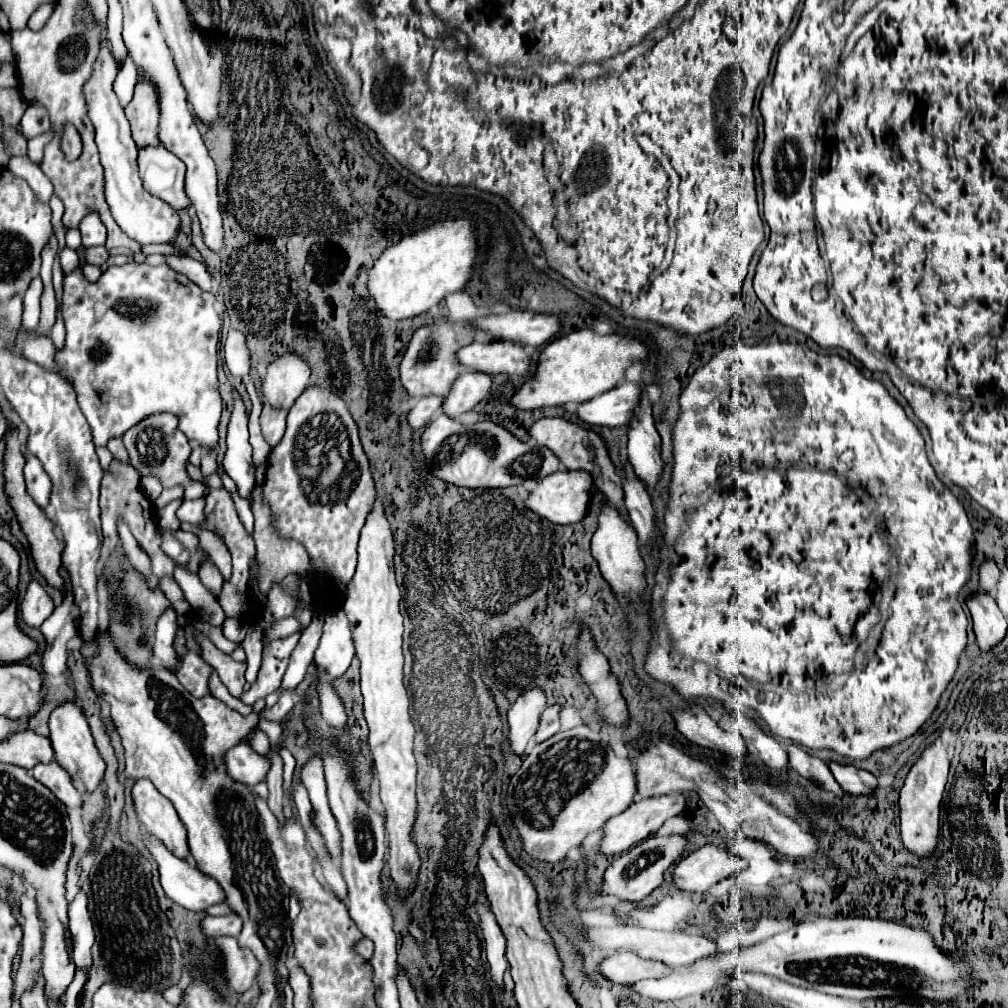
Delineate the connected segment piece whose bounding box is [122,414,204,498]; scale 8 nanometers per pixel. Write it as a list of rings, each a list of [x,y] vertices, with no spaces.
[[[174,414],[150,416],[150,418],[138,422],[138,426],[134,426],[130,432],[126,432],[122,440],[124,440],[126,452],[130,456],[130,464],[132,464],[132,468],[136,468],[136,472],[140,476],[158,476],[164,488],[182,486],[186,498],[202,498],[204,484],[192,480],[186,472],[186,462],[188,462],[192,448],[190,448],[188,438],[178,430],[176,420],[178,418],[174,418]]]

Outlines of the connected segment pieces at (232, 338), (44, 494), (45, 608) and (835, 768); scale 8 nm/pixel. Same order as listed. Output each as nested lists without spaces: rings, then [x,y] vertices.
[[[230,330],[224,344],[224,360],[232,376],[246,376],[250,372],[250,352],[244,334]]]
[[[26,452],[26,466],[24,466],[24,476],[26,476],[26,486],[28,486],[28,494],[34,498],[36,504],[40,504],[42,508],[48,506],[50,502],[50,492],[52,492],[52,480],[50,476],[44,472],[42,464],[38,462],[38,458],[30,456]]]
[[[32,580],[28,584],[28,590],[20,602],[20,620],[32,628],[40,628],[42,622],[52,614],[54,610],[54,604],[52,604],[52,598],[48,596],[48,592],[44,592],[44,588]]]
[[[830,762],[828,766],[830,766],[836,782],[842,786],[842,790],[852,796],[862,796],[862,794],[868,796],[878,788],[878,780],[866,770],[858,770],[854,766],[840,766],[834,762]]]

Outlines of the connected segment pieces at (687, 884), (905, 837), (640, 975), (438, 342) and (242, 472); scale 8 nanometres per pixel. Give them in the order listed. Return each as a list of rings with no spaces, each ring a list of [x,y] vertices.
[[[706,844],[674,864],[672,884],[682,892],[704,892],[712,884],[728,878],[738,870],[744,870],[746,866],[748,862],[736,854]]]
[[[936,740],[932,746],[924,750],[924,754],[910,768],[906,782],[900,790],[900,838],[904,848],[920,858],[932,858],[938,846],[938,818],[940,818],[940,802],[944,794],[944,786],[948,780],[950,758],[946,746]]]
[[[618,952],[614,956],[604,958],[598,964],[596,972],[614,984],[634,984],[646,978],[660,978],[668,974],[670,968],[658,962],[638,958],[636,954],[630,954],[630,952]]]
[[[444,322],[442,326],[424,326],[414,332],[408,350],[400,362],[400,382],[410,398],[422,398],[422,396],[446,396],[446,390],[450,390],[450,382],[460,374],[458,362],[454,362],[456,350],[462,346],[474,342],[474,340],[492,340],[486,334],[478,334],[470,330],[470,326],[462,326],[462,322]]]
[[[234,388],[232,394],[234,394],[234,408],[228,422],[228,440],[226,440],[228,450],[224,456],[224,470],[236,482],[240,496],[246,498],[256,484],[252,466],[252,448],[248,442],[248,428],[246,428],[248,416],[242,396]]]

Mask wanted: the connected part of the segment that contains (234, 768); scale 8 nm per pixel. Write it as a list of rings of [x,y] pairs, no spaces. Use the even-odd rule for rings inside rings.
[[[238,744],[230,748],[224,754],[222,762],[230,778],[234,778],[236,782],[248,784],[248,786],[262,782],[270,770],[270,758],[256,754],[248,744]]]

